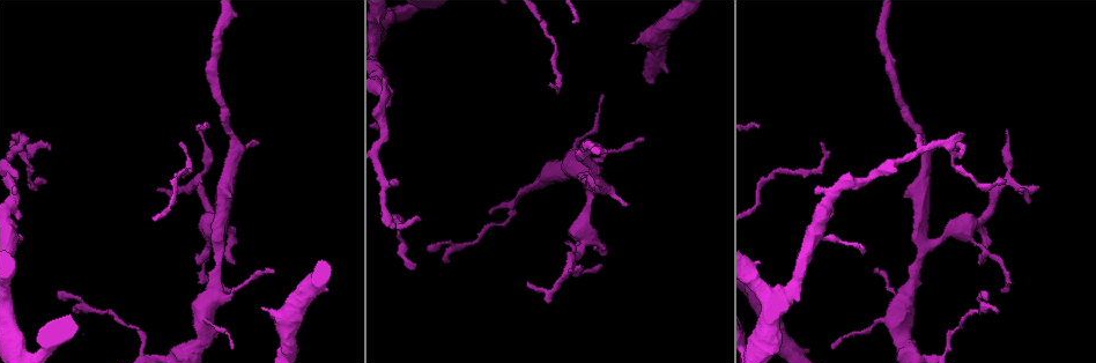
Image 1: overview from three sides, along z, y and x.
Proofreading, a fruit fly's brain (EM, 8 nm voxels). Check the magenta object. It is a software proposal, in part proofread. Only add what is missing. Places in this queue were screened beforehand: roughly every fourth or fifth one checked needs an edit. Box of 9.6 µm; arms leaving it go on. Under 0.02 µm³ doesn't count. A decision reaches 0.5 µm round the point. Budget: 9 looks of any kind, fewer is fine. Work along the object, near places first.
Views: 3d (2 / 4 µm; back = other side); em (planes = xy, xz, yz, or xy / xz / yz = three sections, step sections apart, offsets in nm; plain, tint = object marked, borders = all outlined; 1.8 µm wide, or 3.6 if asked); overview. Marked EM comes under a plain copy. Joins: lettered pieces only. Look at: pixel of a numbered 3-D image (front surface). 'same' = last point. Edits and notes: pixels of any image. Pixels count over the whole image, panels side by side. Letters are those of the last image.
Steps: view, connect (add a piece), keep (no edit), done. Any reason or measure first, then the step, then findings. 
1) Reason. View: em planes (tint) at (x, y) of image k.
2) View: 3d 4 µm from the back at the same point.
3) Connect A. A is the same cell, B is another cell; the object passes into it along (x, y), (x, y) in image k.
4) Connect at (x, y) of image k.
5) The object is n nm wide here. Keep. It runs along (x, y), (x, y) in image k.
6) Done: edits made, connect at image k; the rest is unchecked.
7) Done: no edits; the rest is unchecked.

An open end. View: 3d 2 µm at (257, 145) of image 1.

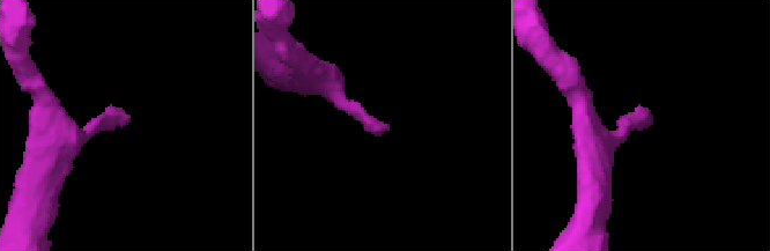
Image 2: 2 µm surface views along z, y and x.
Need the tissue. View: em xy step 8 (tint) at (130, 121) of image 2.

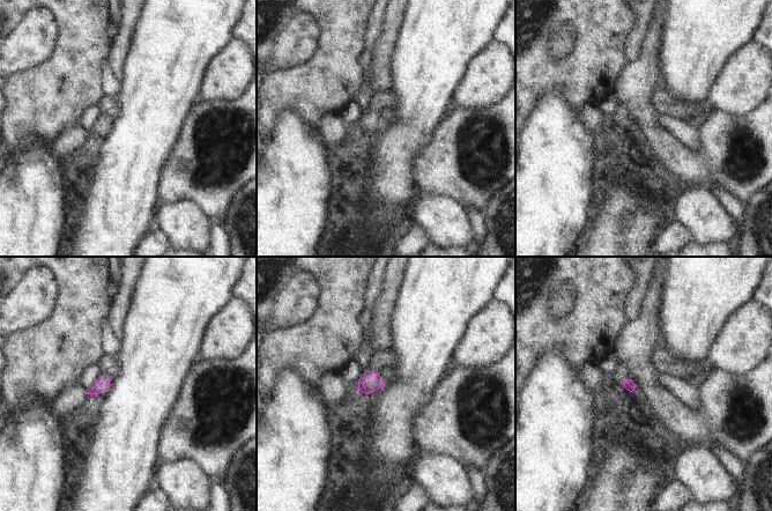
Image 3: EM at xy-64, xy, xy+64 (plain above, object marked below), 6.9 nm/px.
Cut it another way. View: em planes (borders) at the same point.

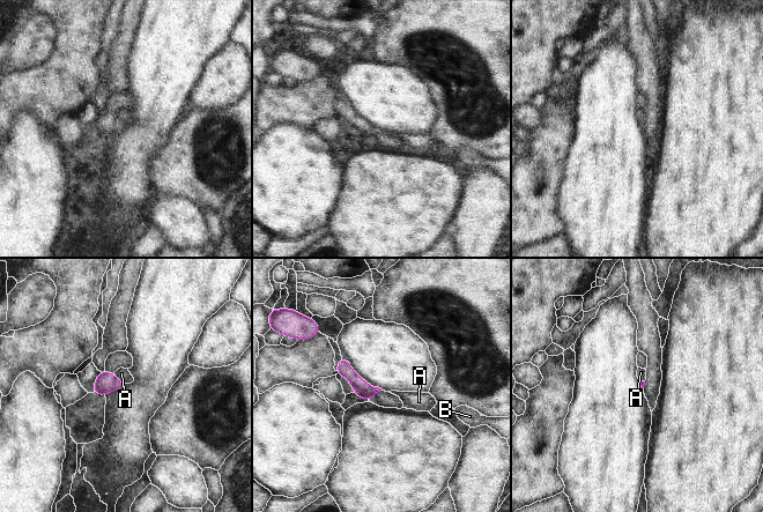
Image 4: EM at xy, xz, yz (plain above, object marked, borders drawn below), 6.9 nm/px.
Connect at (118, 360) of image 4. B is the same cell, A is another cell; the object passes into it along (105, 381), (110, 373), (118, 360) in image 4; it goes on there.

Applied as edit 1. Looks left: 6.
An open end. View: em yz step 4 (borders) at (395, 227) of image 1.

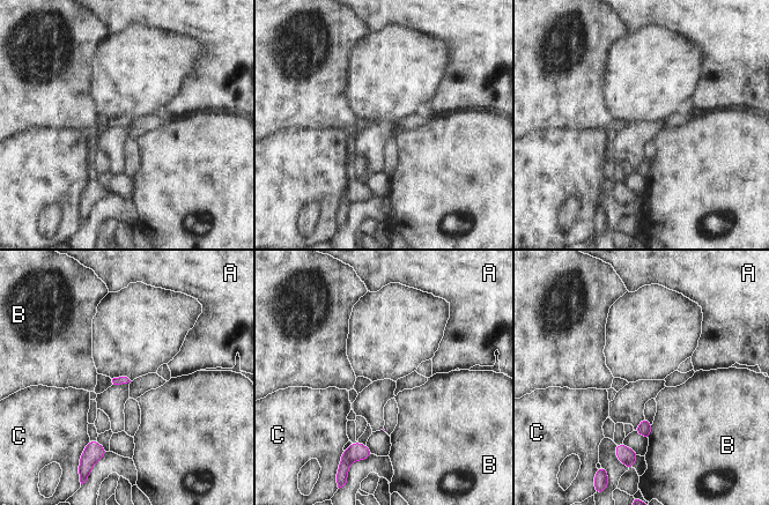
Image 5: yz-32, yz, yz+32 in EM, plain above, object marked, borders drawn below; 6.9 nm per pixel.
Another direction. View: em planes (borders) at the same point.

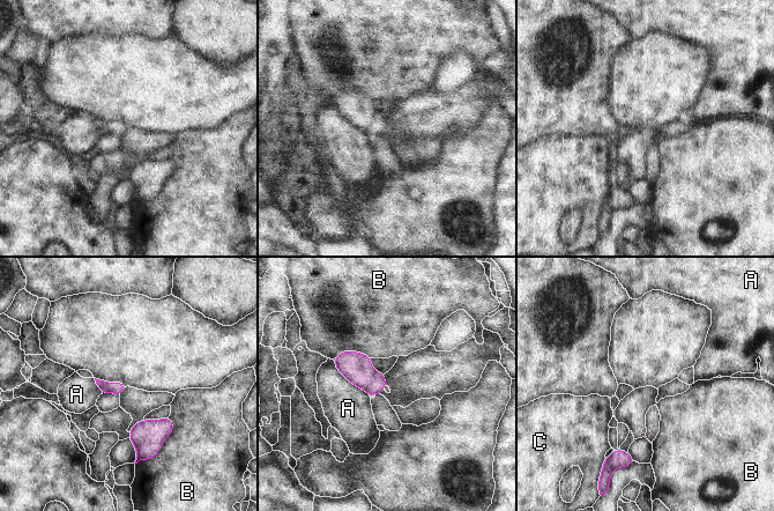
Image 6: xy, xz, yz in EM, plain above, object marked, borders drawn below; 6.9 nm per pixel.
Keep. A, B and C are other cells; a border runs along (332, 360), (342, 375), (369, 395) in image 6; none of them fits.

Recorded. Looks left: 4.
Tapers out. View: em 3.6 µm yz step 8 (tint) at (529, 283) of image 1.

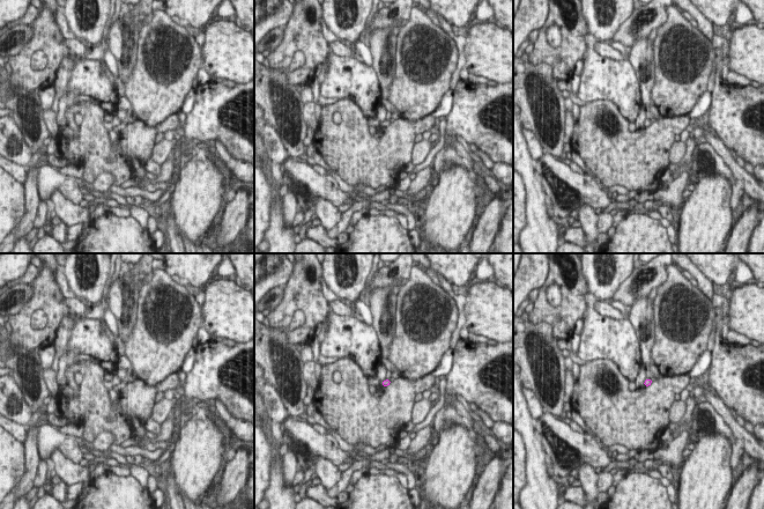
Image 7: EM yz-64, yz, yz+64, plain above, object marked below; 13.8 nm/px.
View: em 3.6 µm planes (borders) at the same point.

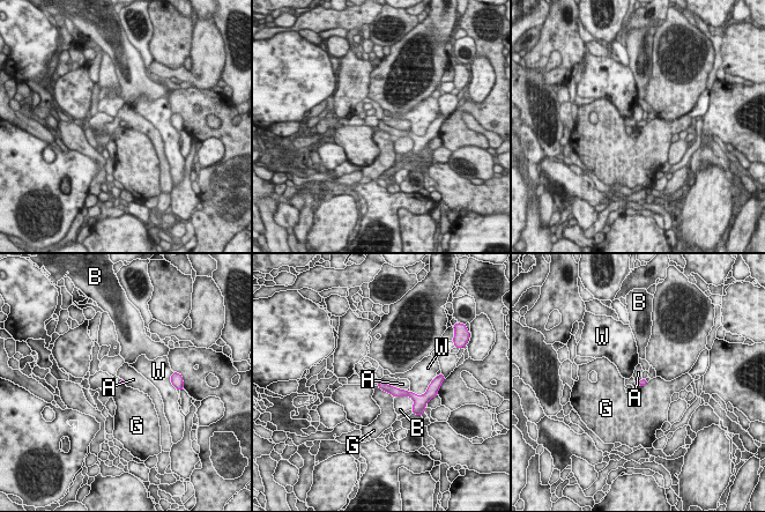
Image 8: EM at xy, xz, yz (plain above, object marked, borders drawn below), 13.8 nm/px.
The longest contact is with A, 360 nm. Keep. A, B, G and W are other cells; it runs along (380, 383), (394, 392), (411, 395) in image 8; no lettered piece goes on from it.

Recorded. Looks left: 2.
Done: edits made, connect at image 4; the rest is unchecked.

